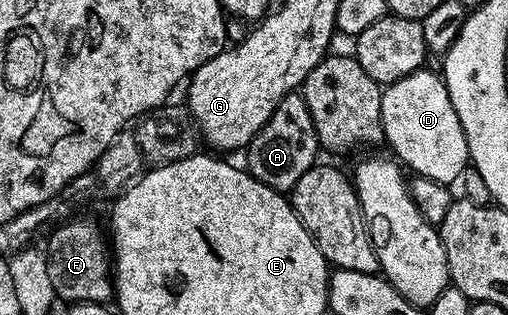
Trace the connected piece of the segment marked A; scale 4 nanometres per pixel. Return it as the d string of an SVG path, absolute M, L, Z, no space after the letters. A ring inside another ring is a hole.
M298 91L291 92L277 106L277 110L261 126L261 130L253 137L251 143L245 149L247 155L246 171L251 173L265 186L269 186L274 192L290 193L291 188L317 163L315 156L321 152L321 145L317 138L317 130L313 126L313 118L309 114L309 106L305 98Z

